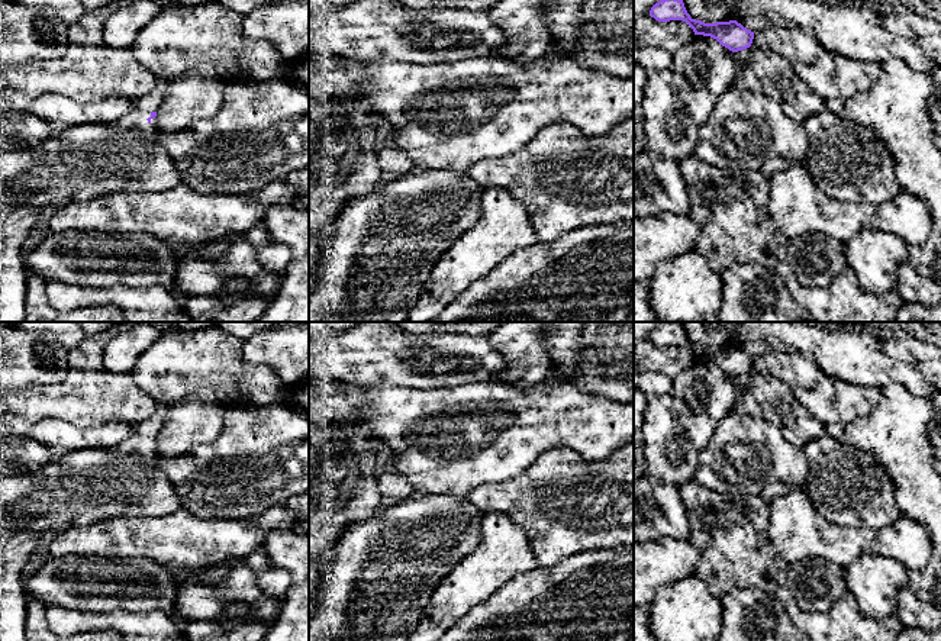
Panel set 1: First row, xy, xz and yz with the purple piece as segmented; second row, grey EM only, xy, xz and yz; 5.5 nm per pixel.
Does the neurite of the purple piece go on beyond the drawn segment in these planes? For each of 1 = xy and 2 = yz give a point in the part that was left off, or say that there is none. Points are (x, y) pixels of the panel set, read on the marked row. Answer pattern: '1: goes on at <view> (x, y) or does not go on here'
1: goes on at xy (86, 161)
2: does not go on here

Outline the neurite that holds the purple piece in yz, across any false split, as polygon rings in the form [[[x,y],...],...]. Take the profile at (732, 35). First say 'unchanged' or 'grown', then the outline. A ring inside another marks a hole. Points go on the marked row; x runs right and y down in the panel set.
unchanged; [[[660,0],[651,7],[650,16],[658,22],[683,20],[693,29],[695,35],[710,36],[732,52],[750,48],[754,39],[754,32],[737,20],[705,23],[692,19],[683,0]]]

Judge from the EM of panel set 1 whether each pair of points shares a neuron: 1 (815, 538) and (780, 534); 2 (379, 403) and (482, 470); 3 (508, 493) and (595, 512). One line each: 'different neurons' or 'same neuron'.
1: same neuron
2: same neuron
3: same neuron

